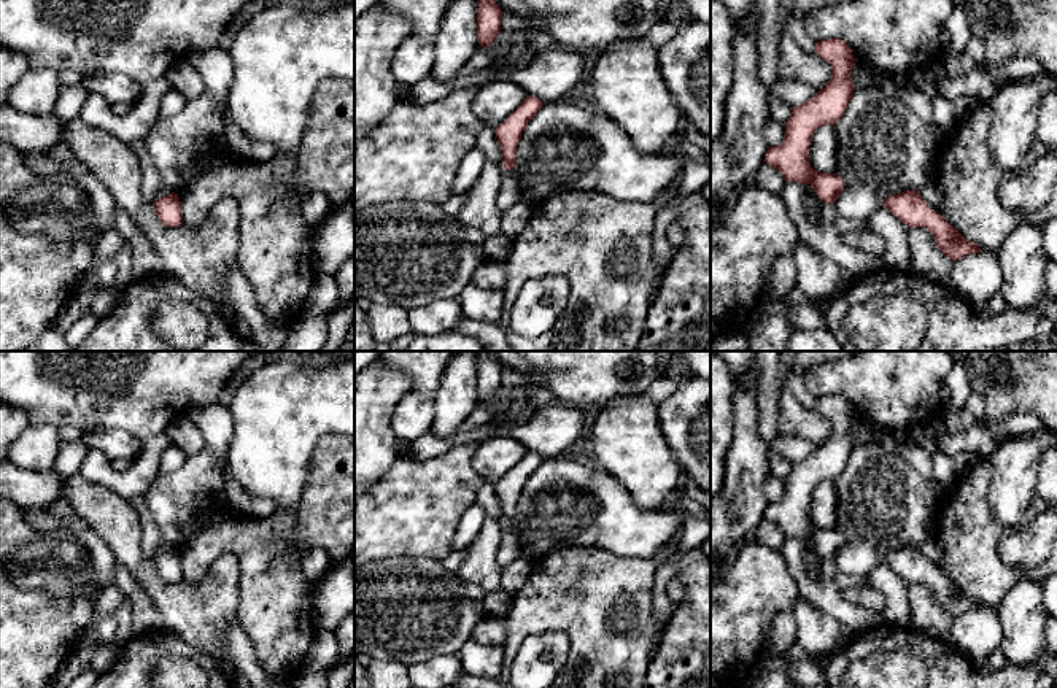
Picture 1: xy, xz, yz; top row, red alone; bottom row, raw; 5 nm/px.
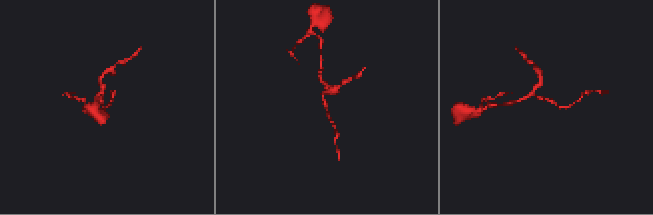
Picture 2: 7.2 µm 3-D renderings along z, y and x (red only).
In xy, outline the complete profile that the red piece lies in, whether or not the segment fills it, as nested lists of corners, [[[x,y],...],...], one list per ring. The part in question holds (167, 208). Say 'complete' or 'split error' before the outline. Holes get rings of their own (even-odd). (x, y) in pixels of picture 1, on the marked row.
complete; [[[172,192],[159,200],[154,200],[154,210],[164,226],[178,227],[183,224],[178,194]]]

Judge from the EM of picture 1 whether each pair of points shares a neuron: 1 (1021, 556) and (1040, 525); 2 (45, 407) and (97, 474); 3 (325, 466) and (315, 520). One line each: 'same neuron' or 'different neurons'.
1: same neuron
2: different neurons
3: same neuron

